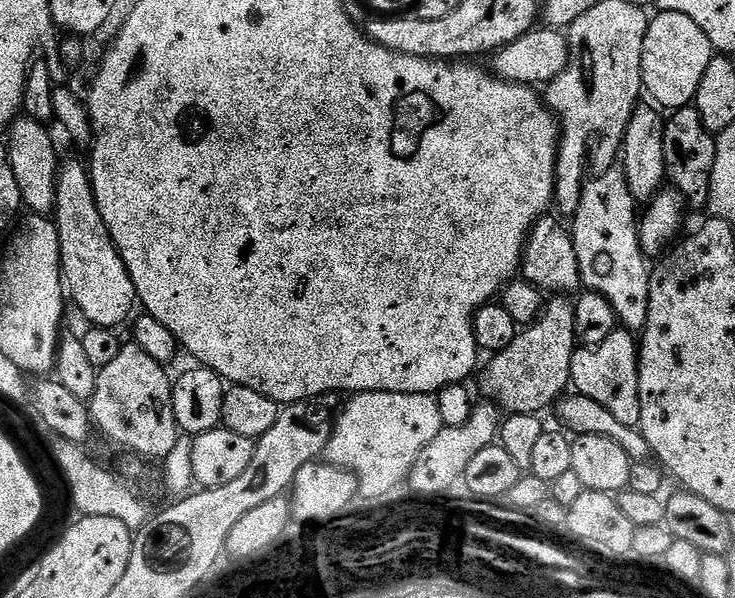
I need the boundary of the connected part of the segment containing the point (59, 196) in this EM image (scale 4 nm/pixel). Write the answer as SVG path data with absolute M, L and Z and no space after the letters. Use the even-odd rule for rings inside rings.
M65 159L61 163L56 174L54 223L58 230L60 274L64 277L67 299L76 303L77 310L89 320L89 325L114 329L119 329L120 324L127 325L133 315L132 307L138 304L134 282L126 270L126 262L122 262L112 244L106 222L102 222L94 198L90 168L85 161L83 164L80 160Z

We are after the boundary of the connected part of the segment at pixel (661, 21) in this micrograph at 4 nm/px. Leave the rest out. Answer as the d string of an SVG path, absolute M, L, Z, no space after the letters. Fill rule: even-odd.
M677 11L655 13L649 19L646 38L643 39L642 74L645 91L648 94L695 91L715 54L712 43L692 18Z

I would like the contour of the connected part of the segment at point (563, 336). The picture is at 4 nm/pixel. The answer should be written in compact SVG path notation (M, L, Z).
M556 294L545 303L540 316L530 325L521 327L516 333L514 342L506 346L506 350L495 353L492 360L479 373L480 388L485 392L487 399L497 408L508 414L544 414L548 407L555 405L569 391L572 375L570 362L574 358L578 347L576 335L576 306L567 295Z

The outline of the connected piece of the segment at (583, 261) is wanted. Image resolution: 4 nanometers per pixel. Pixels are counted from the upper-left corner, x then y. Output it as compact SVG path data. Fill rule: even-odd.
M619 167L601 171L587 181L582 190L570 231L574 254L578 254L580 283L587 291L602 294L614 306L617 321L633 334L643 333L650 314L650 260L640 245L638 205Z

